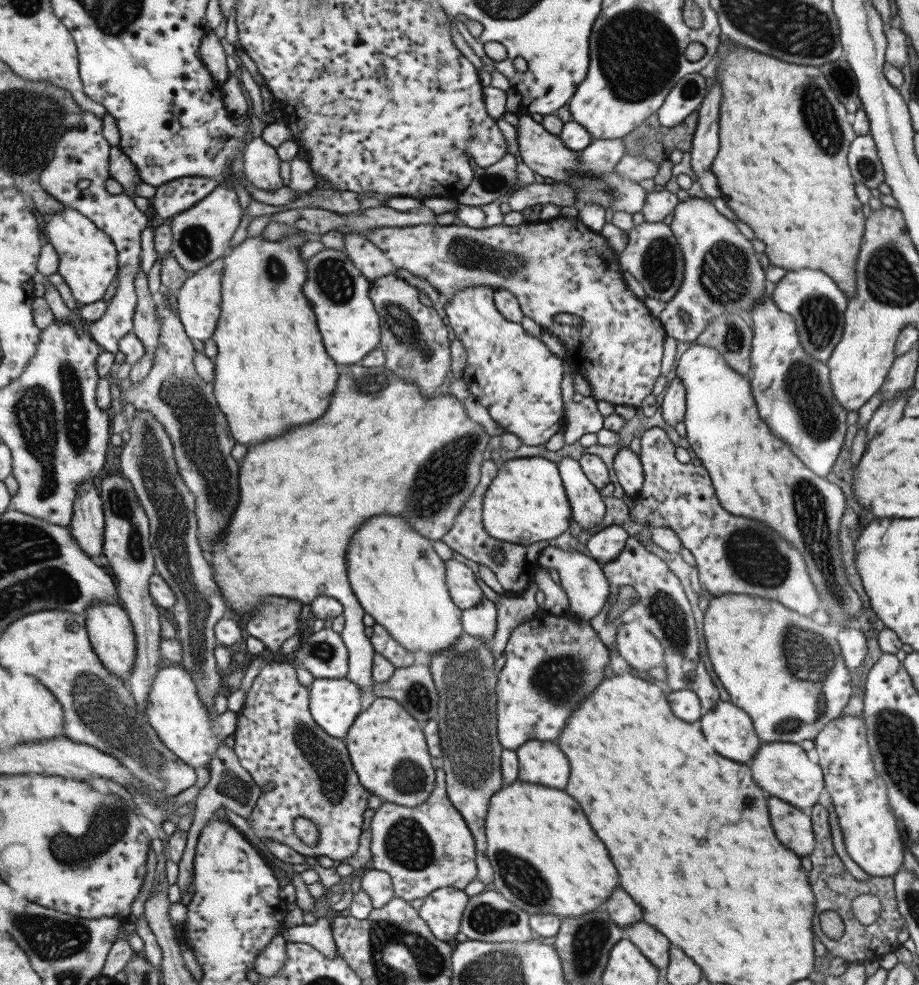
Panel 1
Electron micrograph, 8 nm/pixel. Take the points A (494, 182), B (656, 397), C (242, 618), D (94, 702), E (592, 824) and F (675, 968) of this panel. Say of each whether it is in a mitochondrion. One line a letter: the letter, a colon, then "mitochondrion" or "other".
A: mitochondrion
B: other
C: other
D: mitochondrion
E: other
F: other

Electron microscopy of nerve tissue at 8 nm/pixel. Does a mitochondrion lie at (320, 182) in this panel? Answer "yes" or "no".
no

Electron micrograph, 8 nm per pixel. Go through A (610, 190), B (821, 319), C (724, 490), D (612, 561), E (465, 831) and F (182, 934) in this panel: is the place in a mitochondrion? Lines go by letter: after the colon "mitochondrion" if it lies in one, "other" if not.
A: mitochondrion
B: mitochondrion
C: other
D: other
E: other
F: other

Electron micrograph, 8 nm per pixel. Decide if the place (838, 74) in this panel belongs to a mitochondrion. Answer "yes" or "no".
yes

